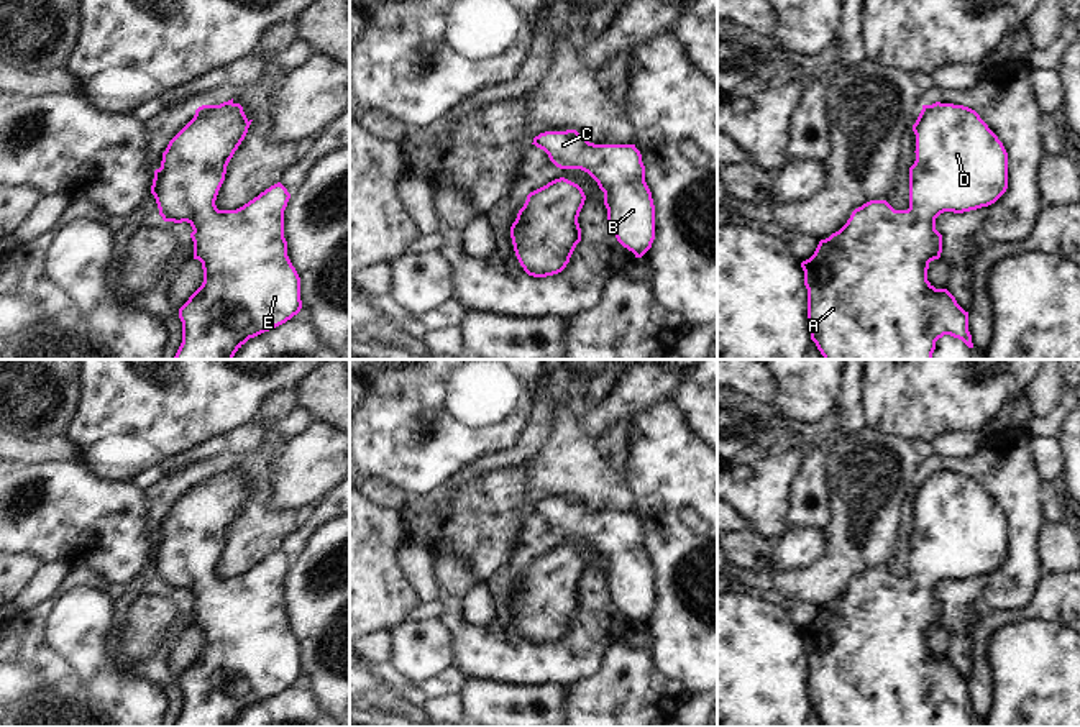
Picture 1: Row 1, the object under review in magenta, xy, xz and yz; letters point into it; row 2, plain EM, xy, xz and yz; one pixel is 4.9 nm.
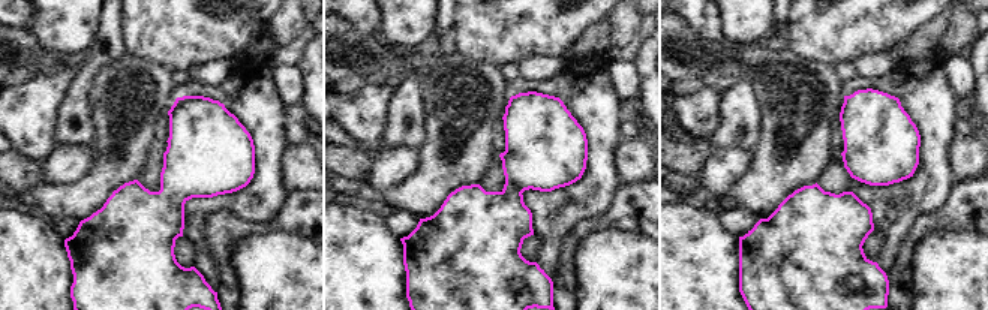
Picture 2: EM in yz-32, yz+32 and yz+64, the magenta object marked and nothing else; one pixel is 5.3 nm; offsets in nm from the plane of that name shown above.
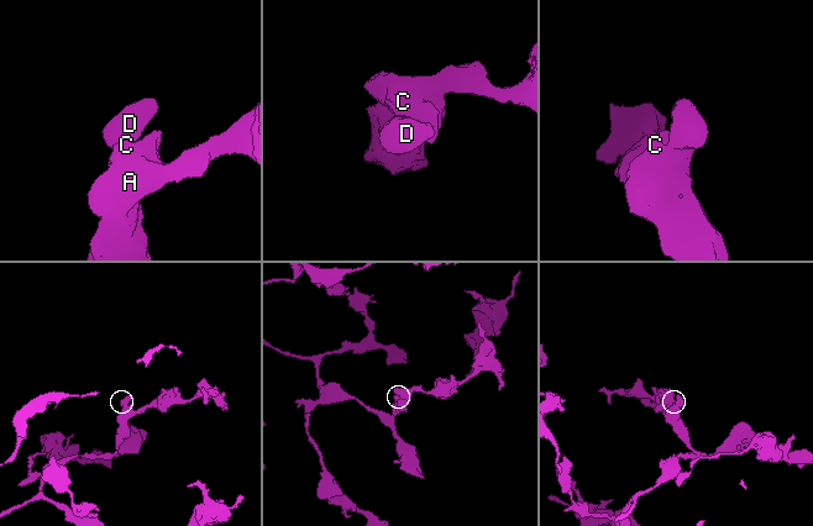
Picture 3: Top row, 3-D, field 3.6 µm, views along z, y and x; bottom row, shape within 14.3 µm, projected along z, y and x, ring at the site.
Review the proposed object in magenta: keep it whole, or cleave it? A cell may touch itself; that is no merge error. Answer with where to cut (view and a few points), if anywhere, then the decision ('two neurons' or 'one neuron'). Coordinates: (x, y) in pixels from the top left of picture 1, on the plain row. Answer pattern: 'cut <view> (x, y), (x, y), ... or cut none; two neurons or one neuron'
cut none; one neuron

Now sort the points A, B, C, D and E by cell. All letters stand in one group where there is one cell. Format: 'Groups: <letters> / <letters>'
Groups: A B C D E

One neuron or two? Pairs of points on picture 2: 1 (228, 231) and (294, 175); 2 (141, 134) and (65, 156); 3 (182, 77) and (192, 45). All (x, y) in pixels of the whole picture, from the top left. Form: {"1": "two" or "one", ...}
{"1": "two", "2": "two", "3": "two"}

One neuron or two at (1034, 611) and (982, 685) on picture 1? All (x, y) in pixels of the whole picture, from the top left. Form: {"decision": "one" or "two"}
{"decision": "one"}

